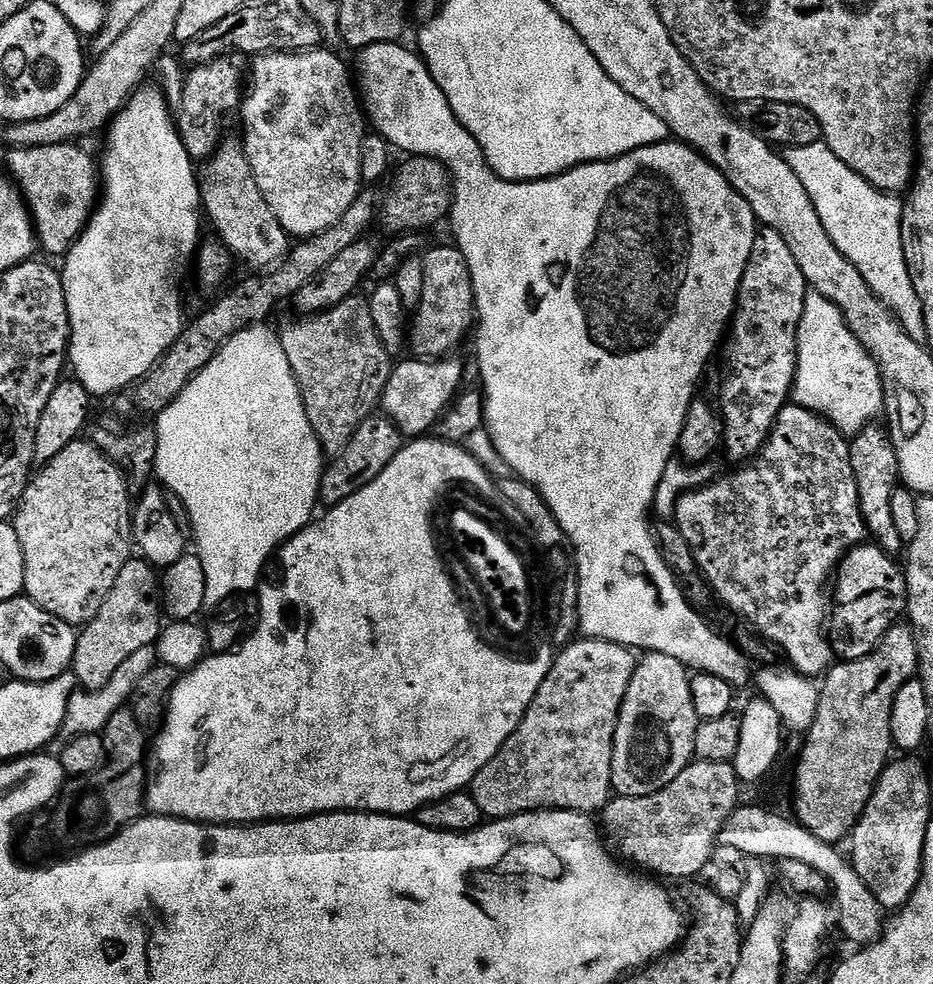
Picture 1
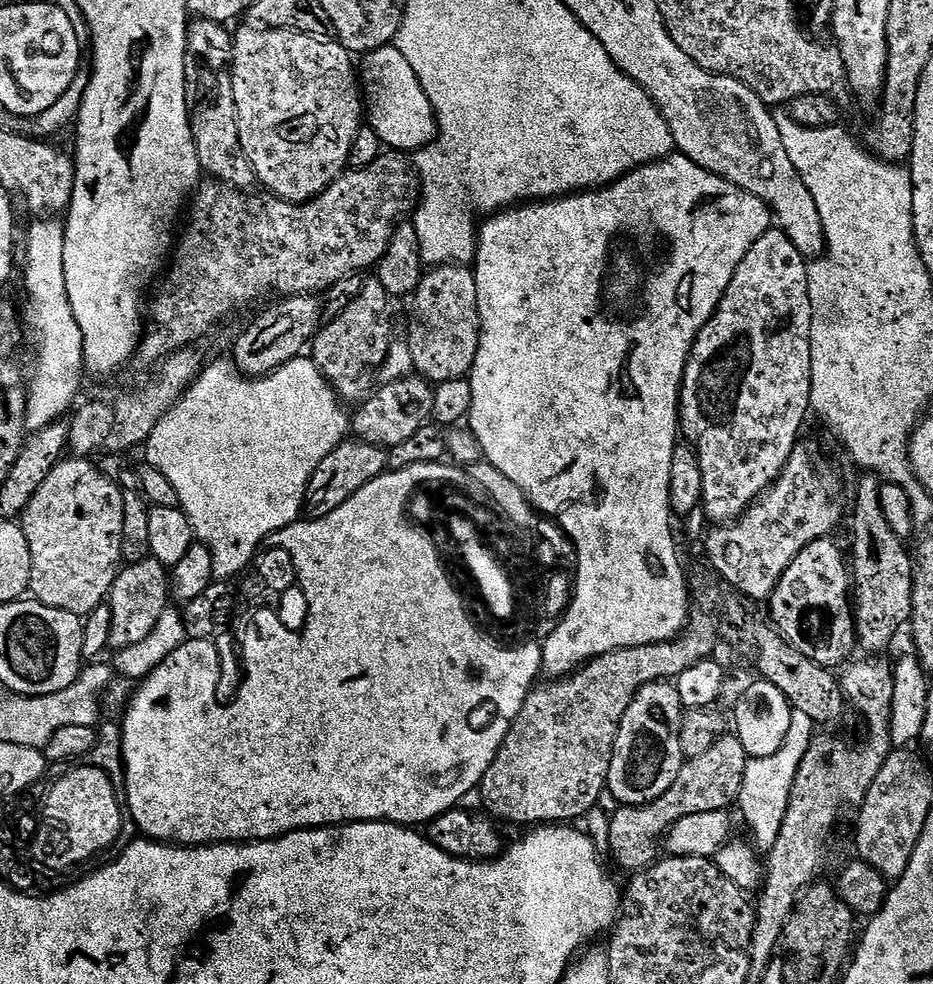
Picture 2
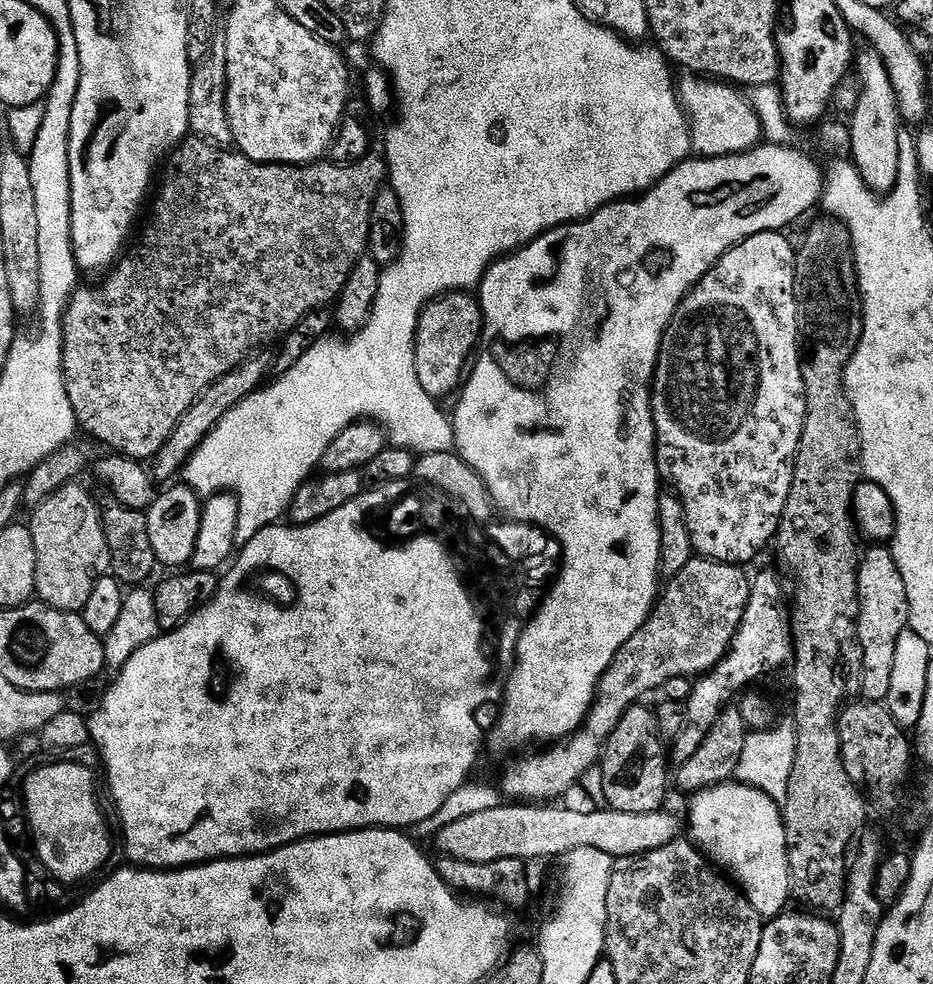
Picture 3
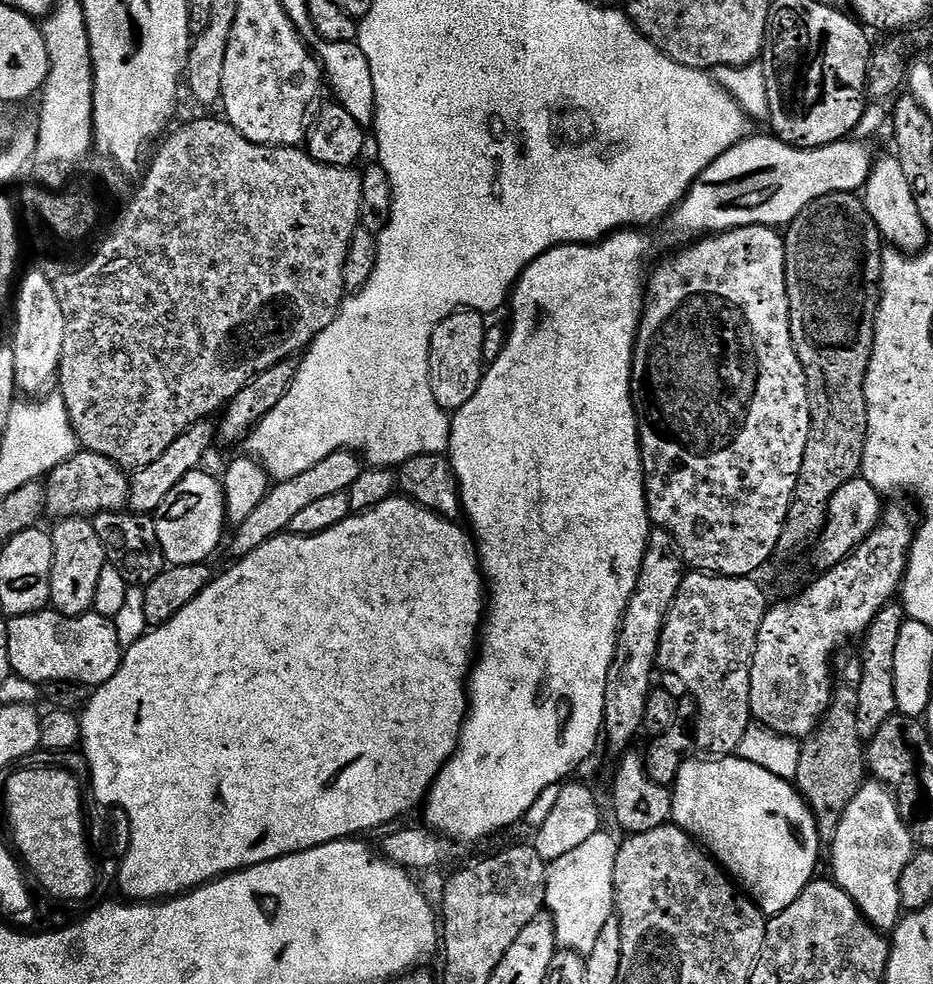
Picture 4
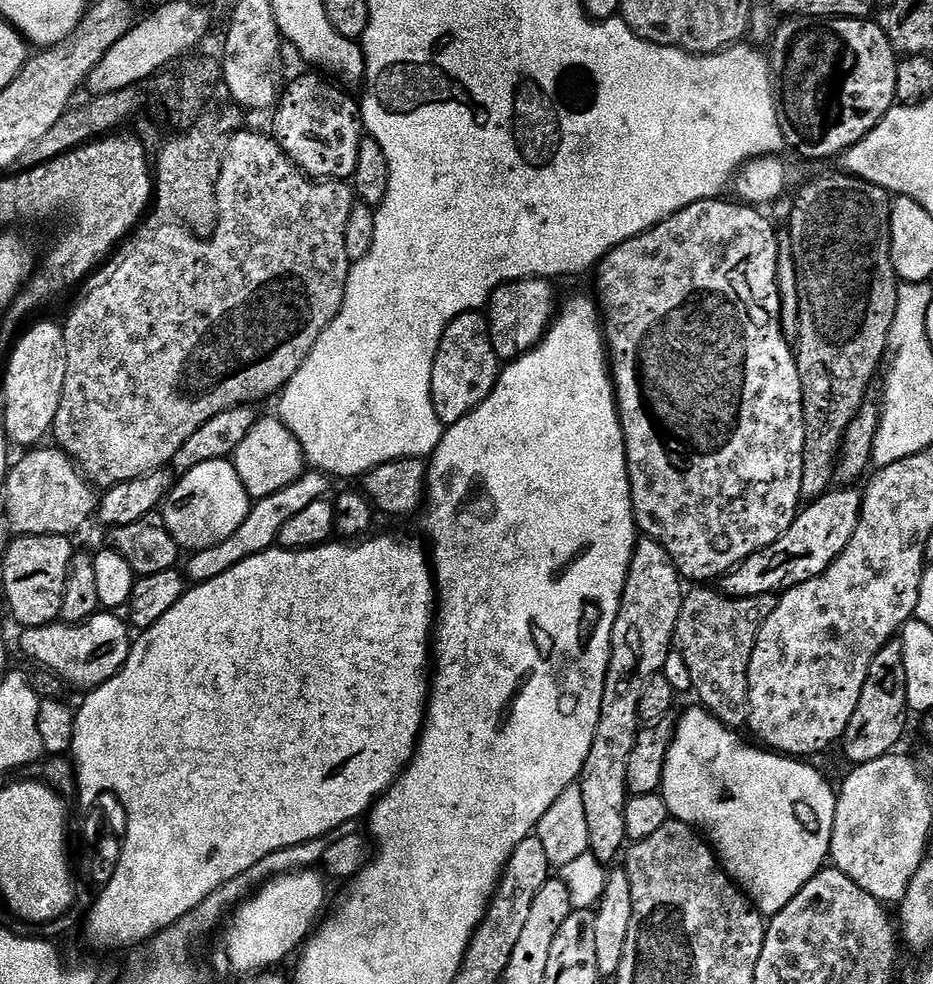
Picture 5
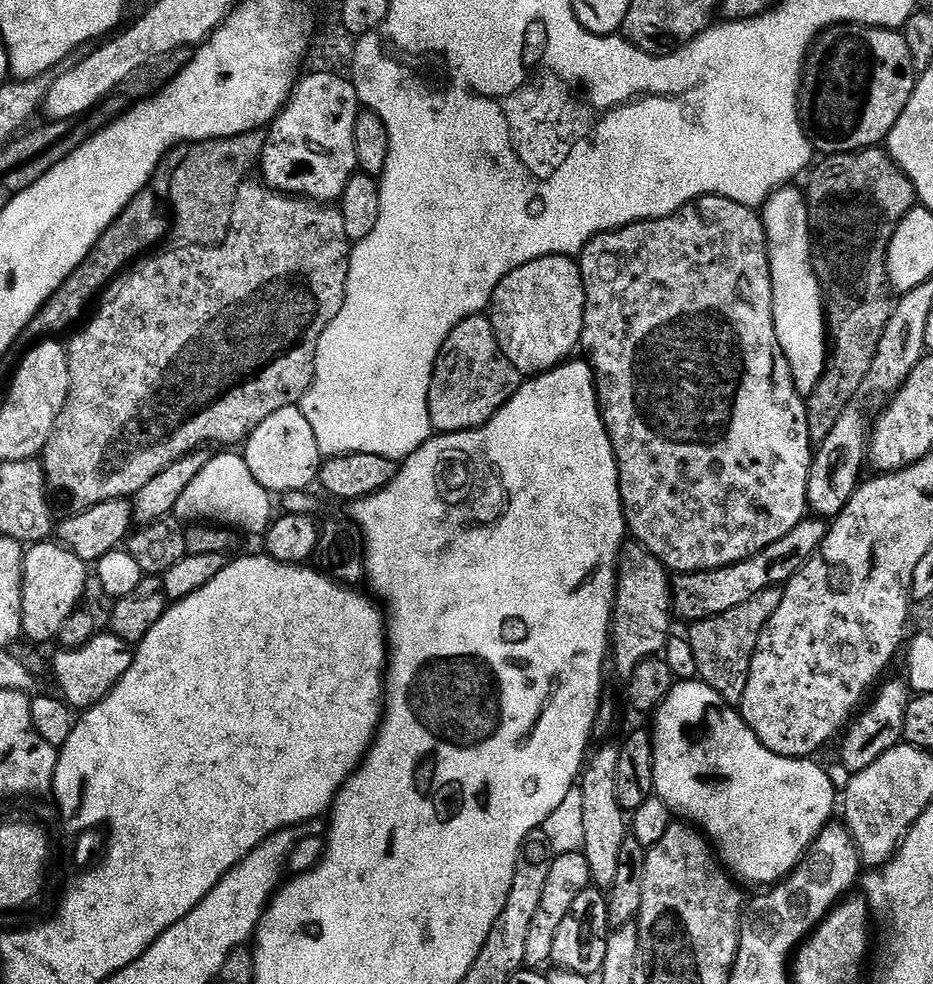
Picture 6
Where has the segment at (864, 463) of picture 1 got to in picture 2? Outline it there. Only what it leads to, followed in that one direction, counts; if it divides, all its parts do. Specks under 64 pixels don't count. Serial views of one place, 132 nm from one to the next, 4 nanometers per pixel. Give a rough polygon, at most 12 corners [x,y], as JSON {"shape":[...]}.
{"shape":[[881,481],[852,508],[856,639],[880,654],[912,618],[912,561]]}

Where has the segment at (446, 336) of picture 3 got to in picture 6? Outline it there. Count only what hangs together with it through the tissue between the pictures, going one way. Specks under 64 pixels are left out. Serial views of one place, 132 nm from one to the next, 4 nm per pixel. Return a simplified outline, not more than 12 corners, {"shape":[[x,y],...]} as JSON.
{"shape":[[489,317],[454,326],[428,395],[433,429],[484,427],[522,375]]}

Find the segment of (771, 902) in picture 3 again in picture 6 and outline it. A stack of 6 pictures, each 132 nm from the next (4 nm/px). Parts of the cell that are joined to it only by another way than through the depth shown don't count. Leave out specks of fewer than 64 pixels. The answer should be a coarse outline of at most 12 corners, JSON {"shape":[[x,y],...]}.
{"shape":[[697,678],[654,713],[656,791],[775,886],[838,788]]}

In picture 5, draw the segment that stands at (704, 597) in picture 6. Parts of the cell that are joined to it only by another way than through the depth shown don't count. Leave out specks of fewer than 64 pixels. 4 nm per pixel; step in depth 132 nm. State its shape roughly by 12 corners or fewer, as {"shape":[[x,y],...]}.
{"shape":[[840,486],[719,581],[733,600],[821,576],[850,546],[862,496]]}

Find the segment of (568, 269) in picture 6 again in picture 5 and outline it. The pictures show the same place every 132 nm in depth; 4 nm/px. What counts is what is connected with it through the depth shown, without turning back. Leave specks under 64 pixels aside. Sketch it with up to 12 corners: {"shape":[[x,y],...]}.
{"shape":[[547,279],[517,280],[486,309],[502,362],[532,351],[556,314]]}

